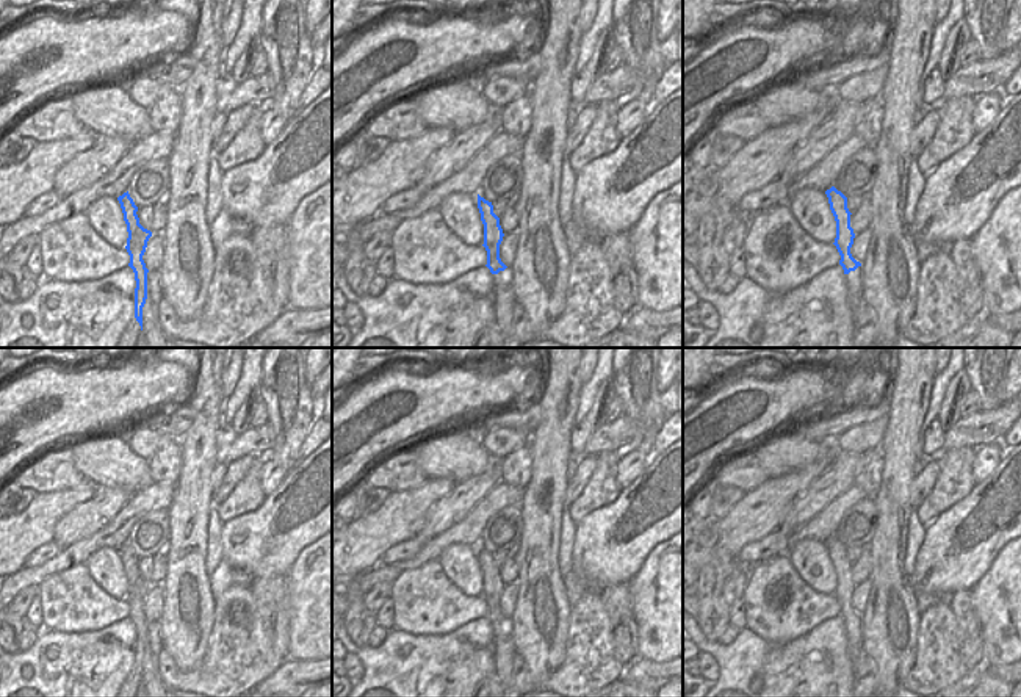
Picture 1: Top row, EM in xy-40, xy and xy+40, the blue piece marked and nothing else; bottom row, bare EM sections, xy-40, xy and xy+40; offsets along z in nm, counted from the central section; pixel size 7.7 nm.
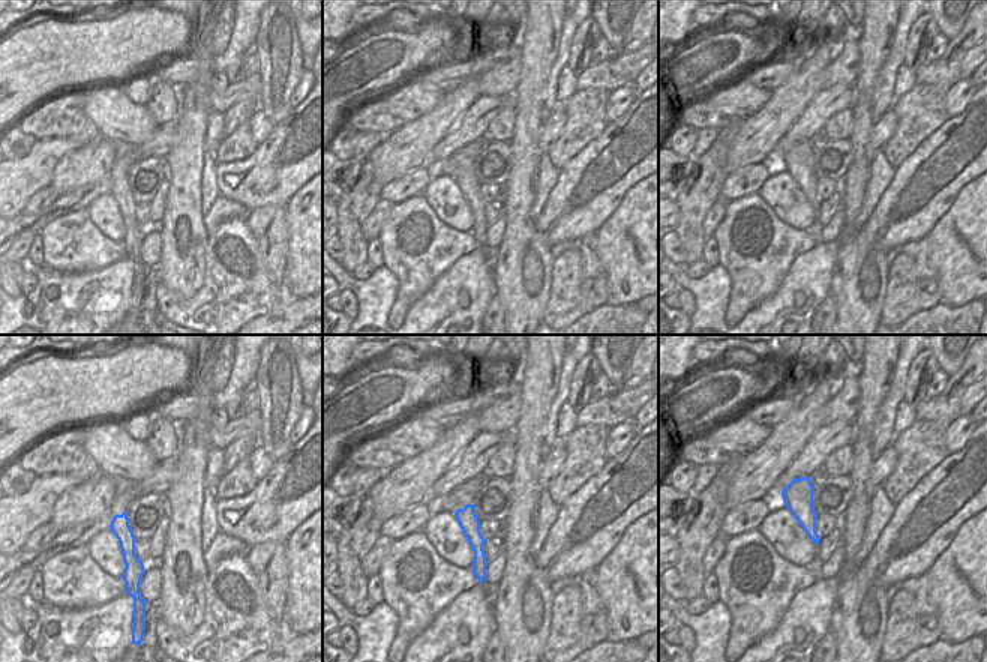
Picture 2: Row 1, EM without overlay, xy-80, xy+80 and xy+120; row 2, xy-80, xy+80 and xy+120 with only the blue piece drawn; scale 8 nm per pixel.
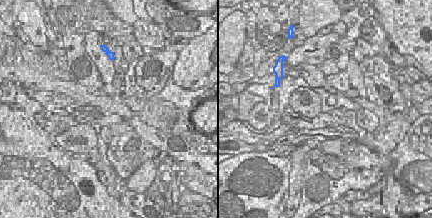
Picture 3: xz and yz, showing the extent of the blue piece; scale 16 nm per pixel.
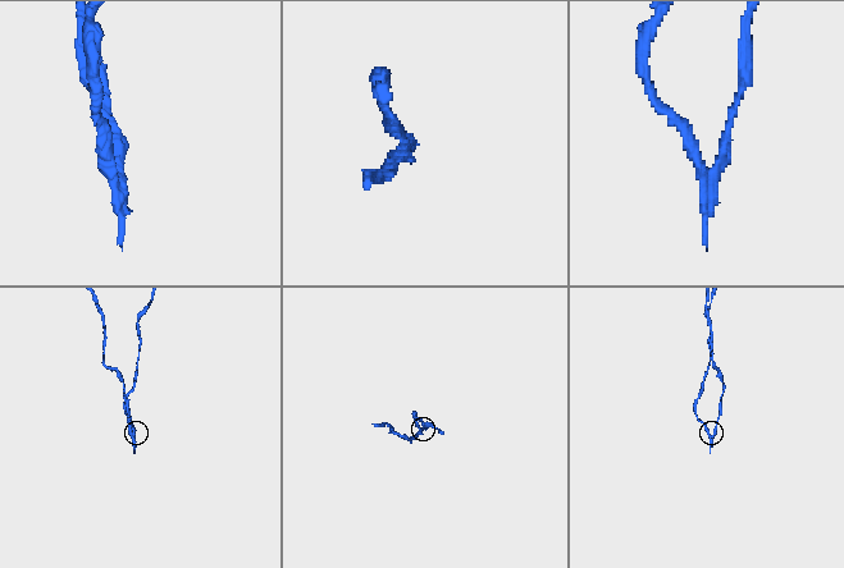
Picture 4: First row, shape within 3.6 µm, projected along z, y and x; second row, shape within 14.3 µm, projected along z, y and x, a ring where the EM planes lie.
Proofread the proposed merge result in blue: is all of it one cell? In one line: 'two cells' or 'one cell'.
two cells

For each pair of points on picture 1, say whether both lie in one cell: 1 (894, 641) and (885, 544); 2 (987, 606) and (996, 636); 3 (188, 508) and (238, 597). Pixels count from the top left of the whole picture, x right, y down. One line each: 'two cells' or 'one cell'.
1: one cell
2: one cell
3: two cells

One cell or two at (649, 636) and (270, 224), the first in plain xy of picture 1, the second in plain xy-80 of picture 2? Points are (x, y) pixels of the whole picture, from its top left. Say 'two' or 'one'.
two

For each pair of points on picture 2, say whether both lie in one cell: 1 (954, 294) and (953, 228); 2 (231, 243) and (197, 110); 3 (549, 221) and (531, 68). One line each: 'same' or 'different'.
1: same
2: different
3: different

